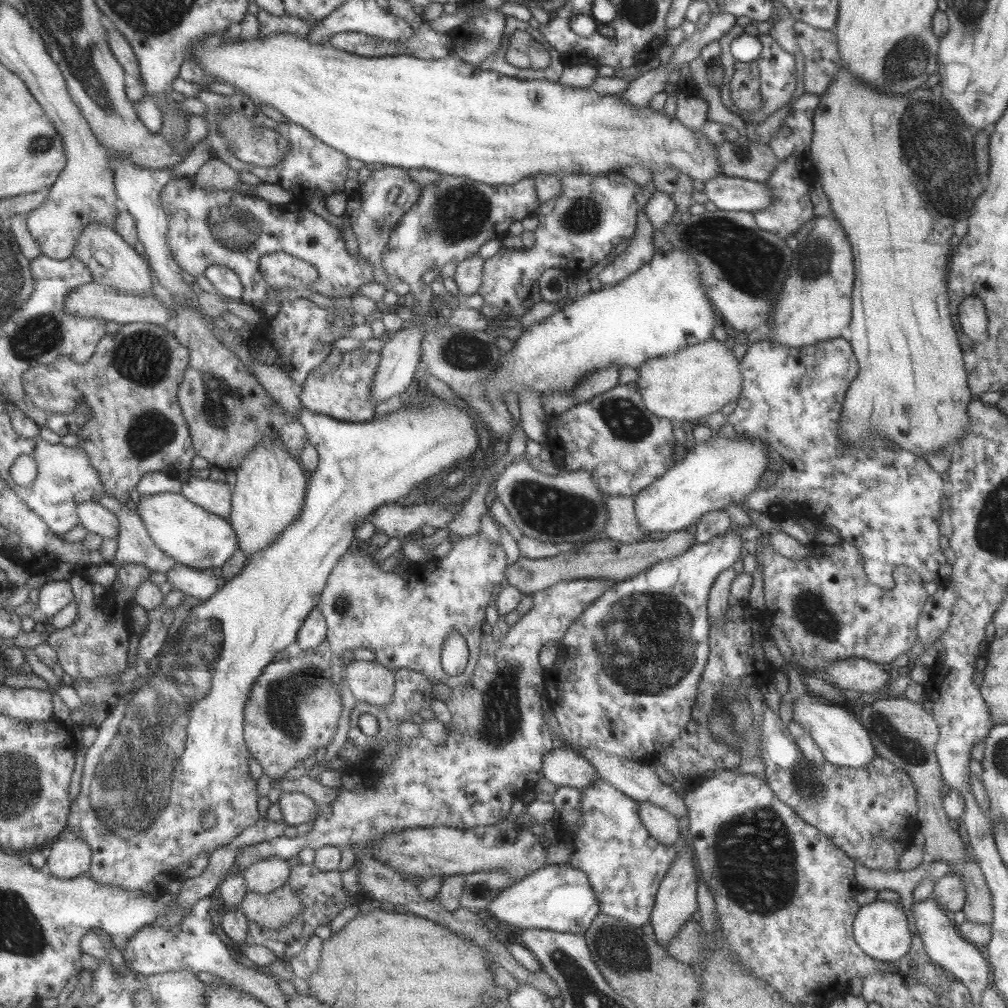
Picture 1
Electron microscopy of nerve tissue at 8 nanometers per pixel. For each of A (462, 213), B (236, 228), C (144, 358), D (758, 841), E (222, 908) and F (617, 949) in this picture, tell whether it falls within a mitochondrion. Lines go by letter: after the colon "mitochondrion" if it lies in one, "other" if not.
A: mitochondrion
B: mitochondrion
C: mitochondrion
D: mitochondrion
E: other
F: mitochondrion

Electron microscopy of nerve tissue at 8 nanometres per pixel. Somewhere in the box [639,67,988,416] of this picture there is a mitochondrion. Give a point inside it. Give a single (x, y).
(940, 164)

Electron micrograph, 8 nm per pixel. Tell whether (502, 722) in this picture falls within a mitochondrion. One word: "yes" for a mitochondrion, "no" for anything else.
yes

